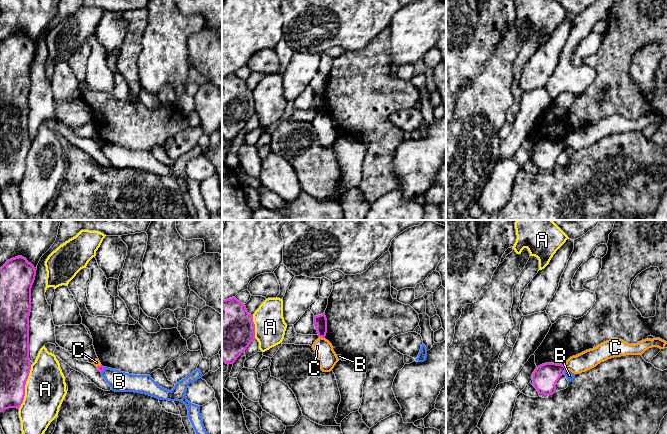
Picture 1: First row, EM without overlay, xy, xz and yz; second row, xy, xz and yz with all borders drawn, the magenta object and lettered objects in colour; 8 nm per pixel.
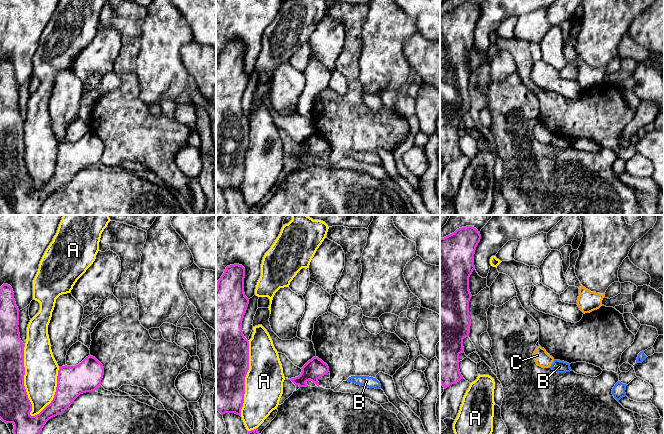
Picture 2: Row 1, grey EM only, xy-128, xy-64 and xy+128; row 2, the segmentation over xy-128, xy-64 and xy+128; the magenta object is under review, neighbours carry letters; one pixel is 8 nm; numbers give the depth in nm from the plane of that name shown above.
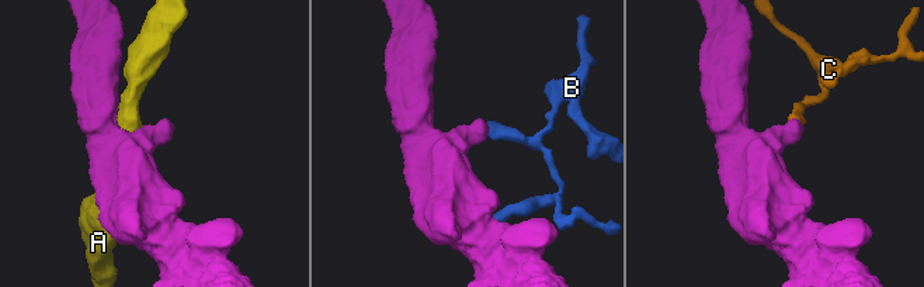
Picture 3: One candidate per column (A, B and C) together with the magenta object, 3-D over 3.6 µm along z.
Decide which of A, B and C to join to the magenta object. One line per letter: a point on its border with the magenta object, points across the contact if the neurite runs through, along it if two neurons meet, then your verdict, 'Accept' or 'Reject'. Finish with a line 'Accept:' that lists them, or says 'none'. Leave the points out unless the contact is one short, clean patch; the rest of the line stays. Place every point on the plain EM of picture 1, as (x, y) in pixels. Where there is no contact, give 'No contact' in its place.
A: Touches magenta at xy (24, 163). Reject
B: Touches magenta at yz (564, 147). Boundary: yz (566, 146), (563, 149). Reject
C: Touches magenta at xz (322, 113). Boundary: xz (319, 112), (324, 114). Reject
Accept: none

